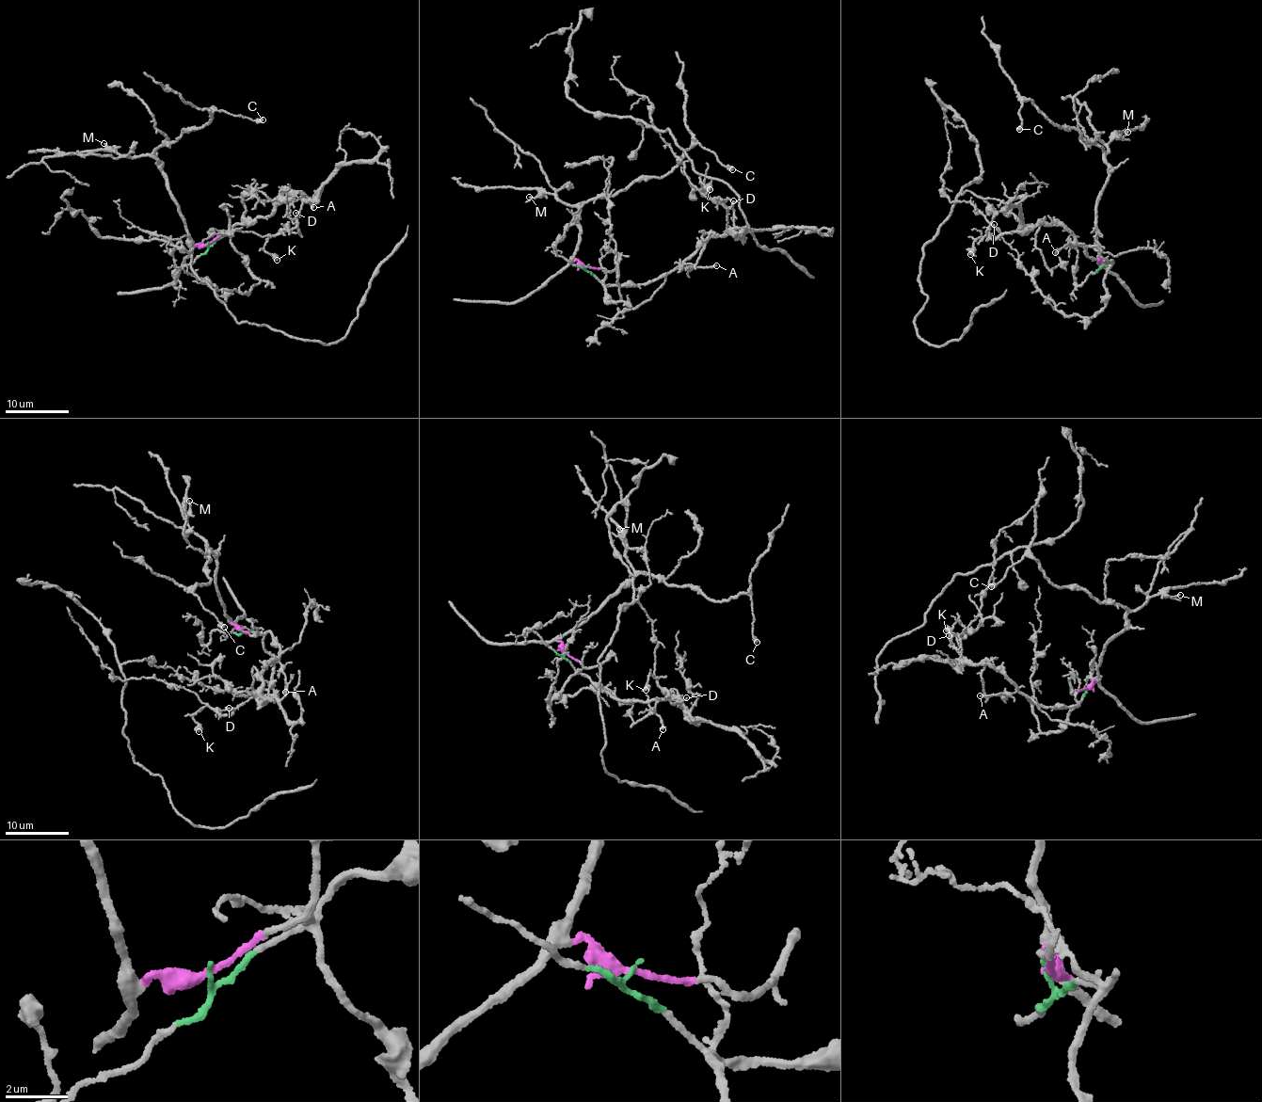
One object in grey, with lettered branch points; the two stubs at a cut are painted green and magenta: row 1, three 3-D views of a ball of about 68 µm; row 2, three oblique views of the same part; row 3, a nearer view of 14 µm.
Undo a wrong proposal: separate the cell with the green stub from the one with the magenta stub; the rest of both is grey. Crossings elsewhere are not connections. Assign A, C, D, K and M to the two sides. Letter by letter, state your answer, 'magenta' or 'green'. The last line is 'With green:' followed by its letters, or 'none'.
A: green
C: magenta
D: green
K: green
M: magenta
With green: A, D, K

